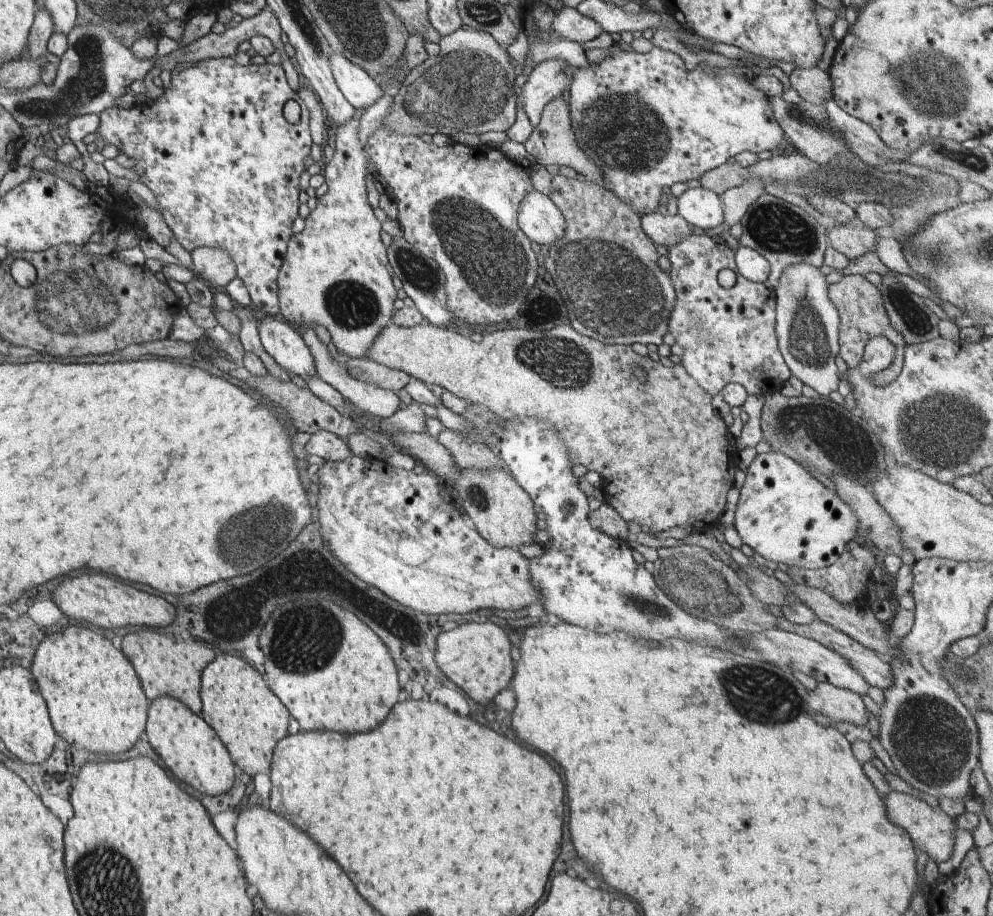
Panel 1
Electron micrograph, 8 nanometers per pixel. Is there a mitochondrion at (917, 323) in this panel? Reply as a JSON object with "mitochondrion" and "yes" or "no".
{"mitochondrion":"yes"}

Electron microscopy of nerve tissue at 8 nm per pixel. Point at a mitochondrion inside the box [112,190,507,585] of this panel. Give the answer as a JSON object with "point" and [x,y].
{"point":[255,529]}

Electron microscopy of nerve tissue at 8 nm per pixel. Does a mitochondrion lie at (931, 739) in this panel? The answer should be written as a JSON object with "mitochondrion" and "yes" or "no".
{"mitochondrion":"yes"}

